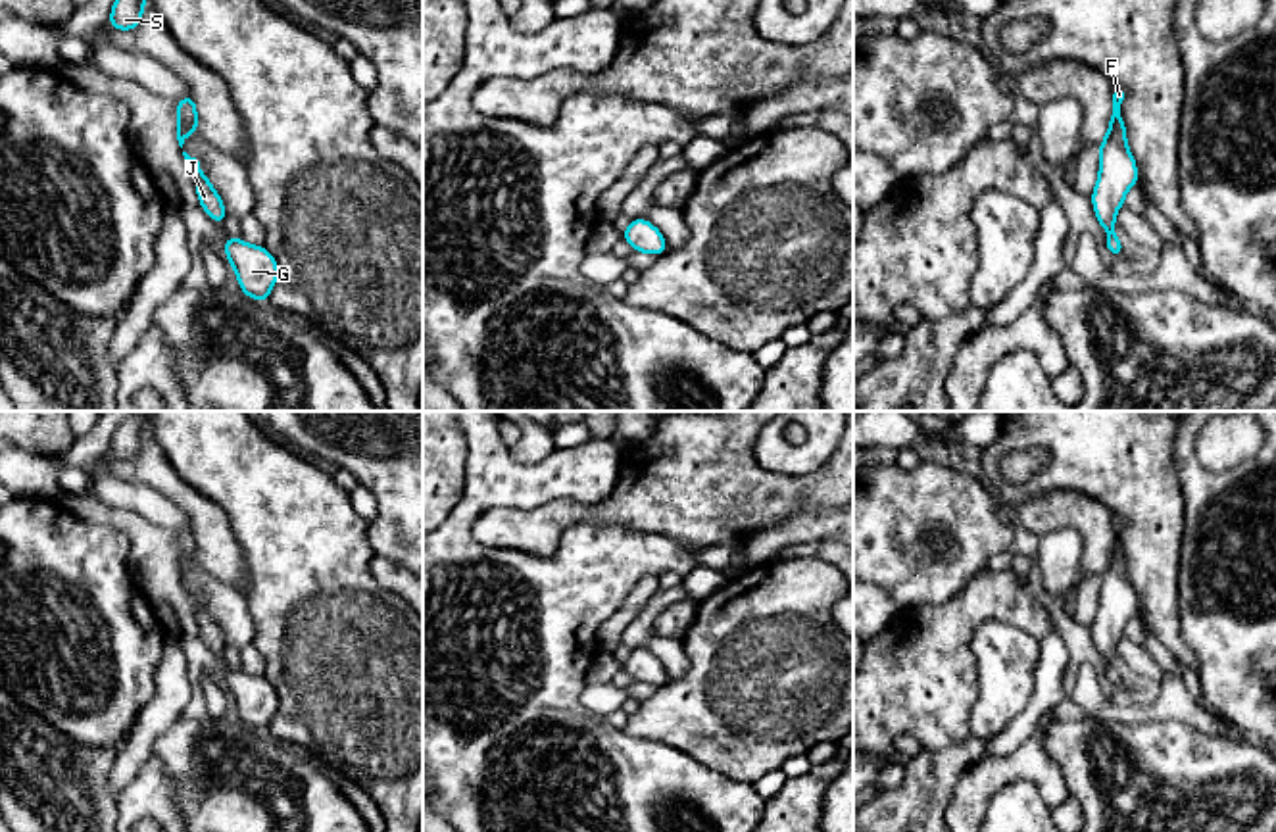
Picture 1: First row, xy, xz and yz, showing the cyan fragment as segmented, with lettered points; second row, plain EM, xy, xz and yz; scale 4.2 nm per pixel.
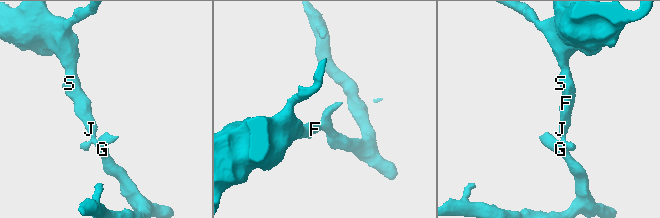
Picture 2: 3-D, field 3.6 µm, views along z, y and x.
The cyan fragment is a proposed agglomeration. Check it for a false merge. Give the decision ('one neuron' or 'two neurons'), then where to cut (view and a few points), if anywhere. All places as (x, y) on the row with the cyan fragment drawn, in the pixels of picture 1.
one neuron | no cut

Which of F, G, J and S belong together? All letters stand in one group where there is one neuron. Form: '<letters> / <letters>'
F G J S

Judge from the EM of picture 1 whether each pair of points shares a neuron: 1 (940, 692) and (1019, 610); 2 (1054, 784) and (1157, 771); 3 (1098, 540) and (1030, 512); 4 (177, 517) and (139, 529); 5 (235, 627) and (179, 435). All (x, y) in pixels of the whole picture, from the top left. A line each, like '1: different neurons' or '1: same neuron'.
1: same neuron
2: different neurons
3: same neuron
4: different neurons
5: different neurons

